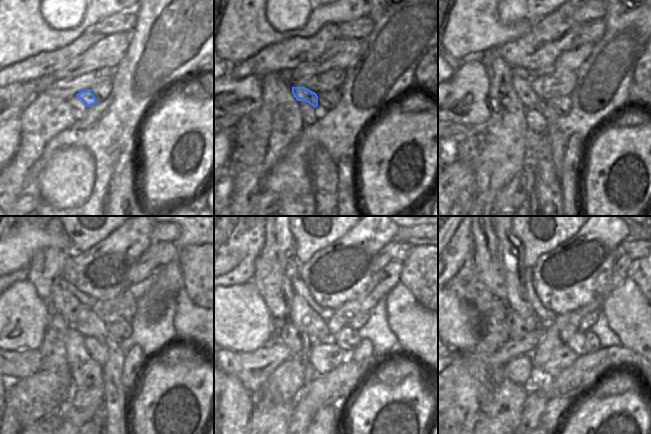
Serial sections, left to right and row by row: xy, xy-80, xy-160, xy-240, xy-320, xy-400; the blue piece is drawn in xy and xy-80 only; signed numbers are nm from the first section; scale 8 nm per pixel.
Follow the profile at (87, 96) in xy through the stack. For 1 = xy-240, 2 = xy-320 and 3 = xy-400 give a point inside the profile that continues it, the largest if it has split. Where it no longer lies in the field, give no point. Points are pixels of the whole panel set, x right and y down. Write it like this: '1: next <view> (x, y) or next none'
1: next xy-240 (61, 301)
2: next xy-320 (274, 286)
3: next xy-400 (495, 280)

